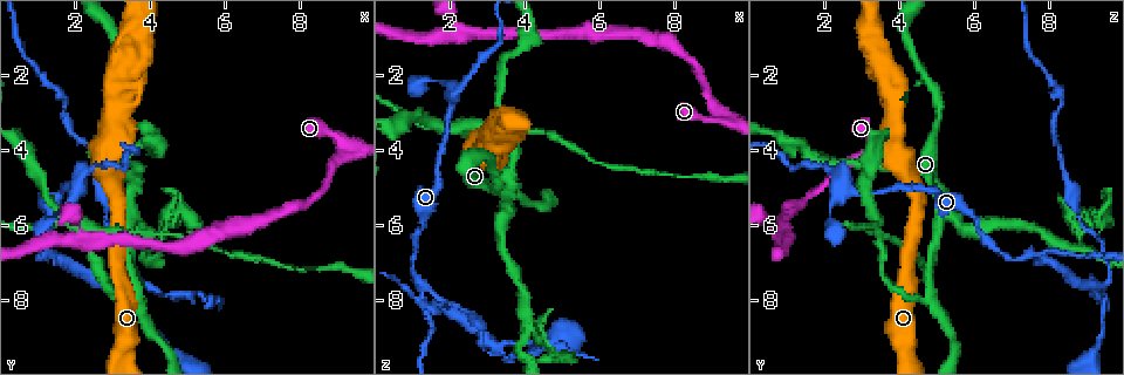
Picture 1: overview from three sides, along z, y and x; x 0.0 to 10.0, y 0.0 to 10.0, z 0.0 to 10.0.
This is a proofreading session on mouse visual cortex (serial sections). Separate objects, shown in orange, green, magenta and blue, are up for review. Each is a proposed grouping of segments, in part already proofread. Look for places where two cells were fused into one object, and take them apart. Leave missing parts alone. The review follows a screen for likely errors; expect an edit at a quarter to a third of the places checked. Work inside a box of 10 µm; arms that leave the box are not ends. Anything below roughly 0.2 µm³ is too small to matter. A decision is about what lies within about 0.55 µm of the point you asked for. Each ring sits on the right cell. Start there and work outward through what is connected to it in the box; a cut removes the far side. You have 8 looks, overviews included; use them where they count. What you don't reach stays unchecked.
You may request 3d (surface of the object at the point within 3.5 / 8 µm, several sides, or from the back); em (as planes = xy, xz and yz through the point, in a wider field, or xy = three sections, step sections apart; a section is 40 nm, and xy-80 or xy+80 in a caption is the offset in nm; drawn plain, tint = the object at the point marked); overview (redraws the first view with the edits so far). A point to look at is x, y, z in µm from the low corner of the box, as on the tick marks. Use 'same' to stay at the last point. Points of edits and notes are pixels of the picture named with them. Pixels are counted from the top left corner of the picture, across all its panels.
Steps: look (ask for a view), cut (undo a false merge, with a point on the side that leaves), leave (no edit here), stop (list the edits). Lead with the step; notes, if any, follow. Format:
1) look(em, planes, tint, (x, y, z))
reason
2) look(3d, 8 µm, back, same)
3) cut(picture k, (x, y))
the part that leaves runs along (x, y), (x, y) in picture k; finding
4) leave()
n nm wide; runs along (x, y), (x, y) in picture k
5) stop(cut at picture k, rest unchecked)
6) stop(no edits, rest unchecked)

look(3d, 8 µm, (9.15, 3.95, 3.25))
sharp bend

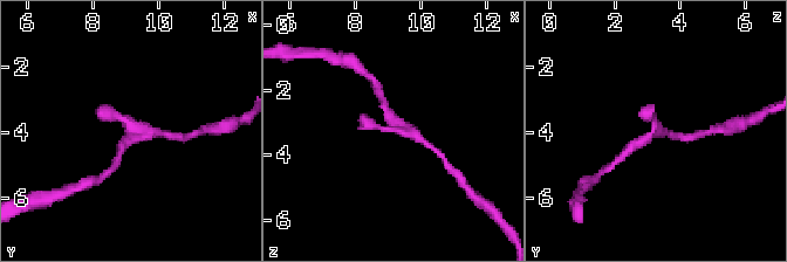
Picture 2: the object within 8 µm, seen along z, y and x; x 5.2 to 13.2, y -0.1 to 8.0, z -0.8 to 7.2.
look(em, xy, step 5, tint, same)
need the tissue

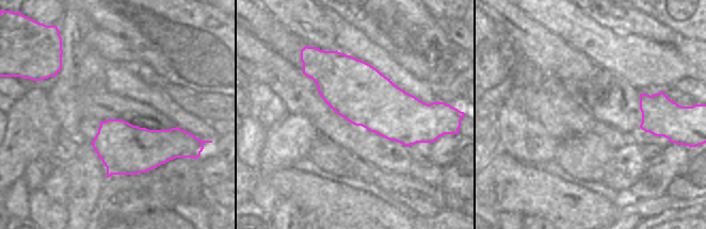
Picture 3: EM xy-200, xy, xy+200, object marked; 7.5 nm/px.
leave()
one cell here

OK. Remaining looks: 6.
look(3d, 3.5 µm, (3.60, 7.85, 4.85))
branch point

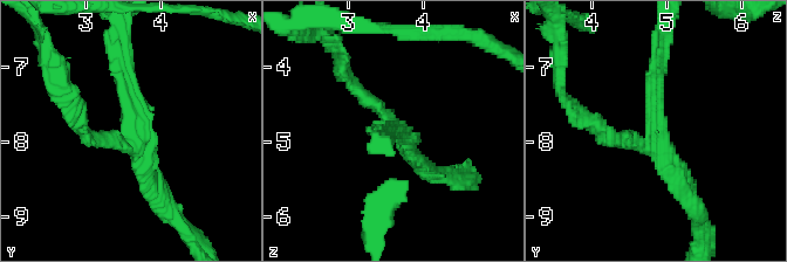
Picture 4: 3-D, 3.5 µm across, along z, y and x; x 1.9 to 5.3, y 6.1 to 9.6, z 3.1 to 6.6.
look(em, xy, step 5, tint, (3.60, 7.85, 4.80))
3 arms; arms of 150, 150, 250 nm; now the EM

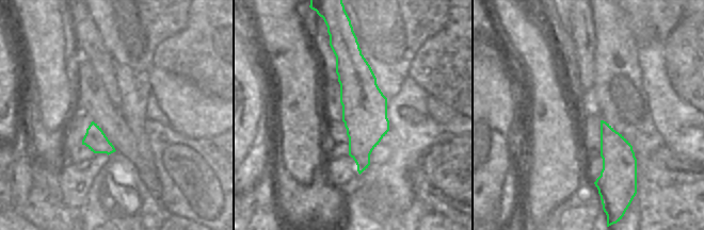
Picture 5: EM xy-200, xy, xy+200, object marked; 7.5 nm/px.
leave()
runs along (345, 48), (361, 97), (361, 168) in picture 5; one cell here

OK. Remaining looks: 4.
look(em, xy, step 1, tint, (2.35, 6.35, 3.40))
abrupt turn

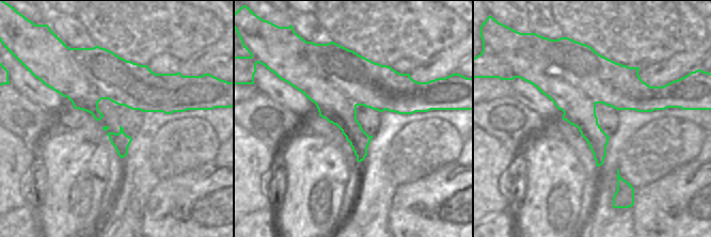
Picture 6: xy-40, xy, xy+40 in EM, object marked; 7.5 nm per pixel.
look(3d, 3.5 µm, same)
wider look

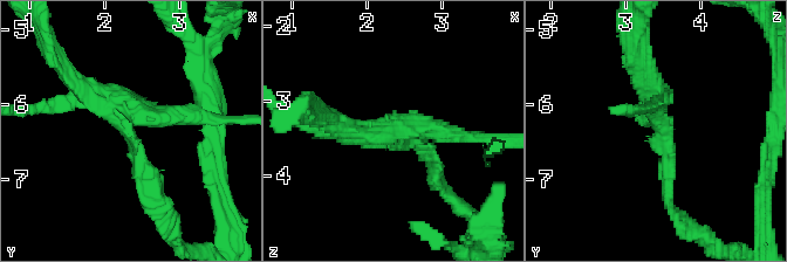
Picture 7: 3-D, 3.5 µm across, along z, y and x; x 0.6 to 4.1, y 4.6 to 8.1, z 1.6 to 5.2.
cut(picture 7, (169, 114))
3 arms; arms of 150, 250, 300 nm; the part that leaves runs along (132, 117), (146, 114), (244, 121) in picture 7; a second cell is stuck on

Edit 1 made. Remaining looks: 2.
stop(cut at picture 7, rest unchecked)

